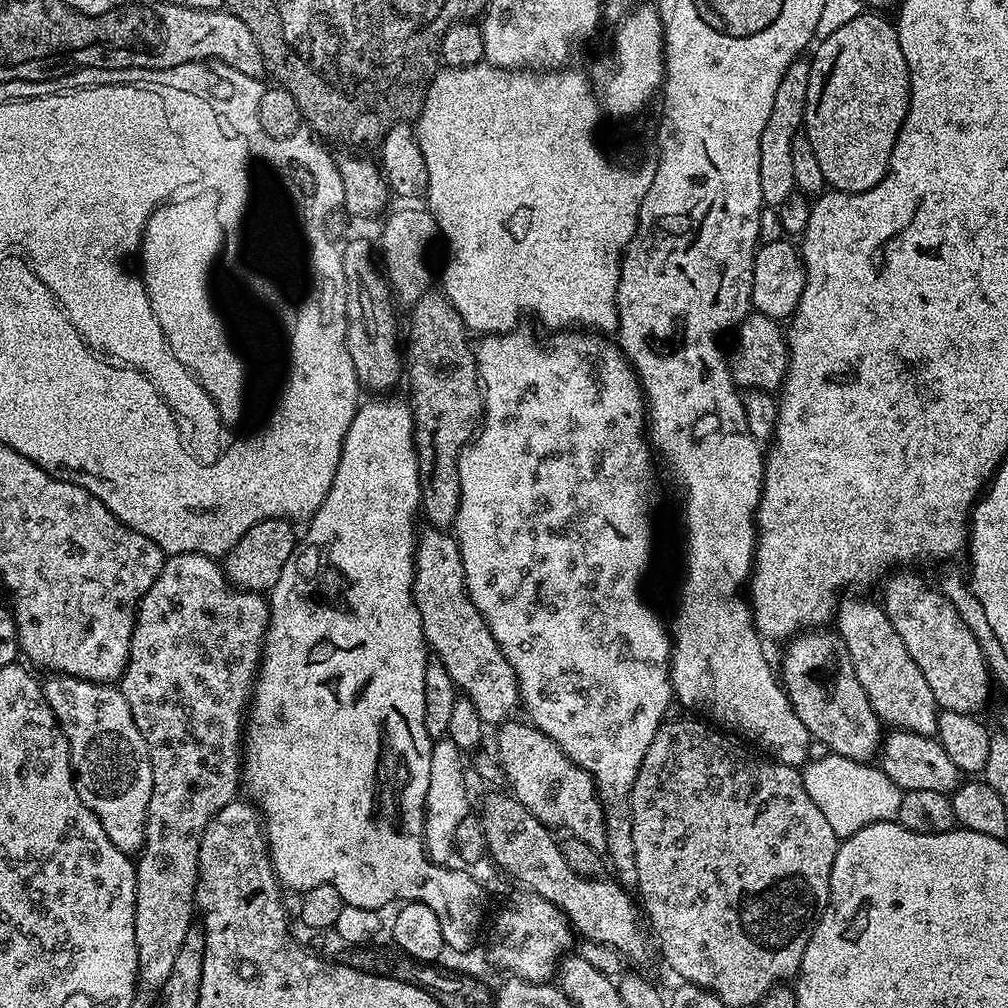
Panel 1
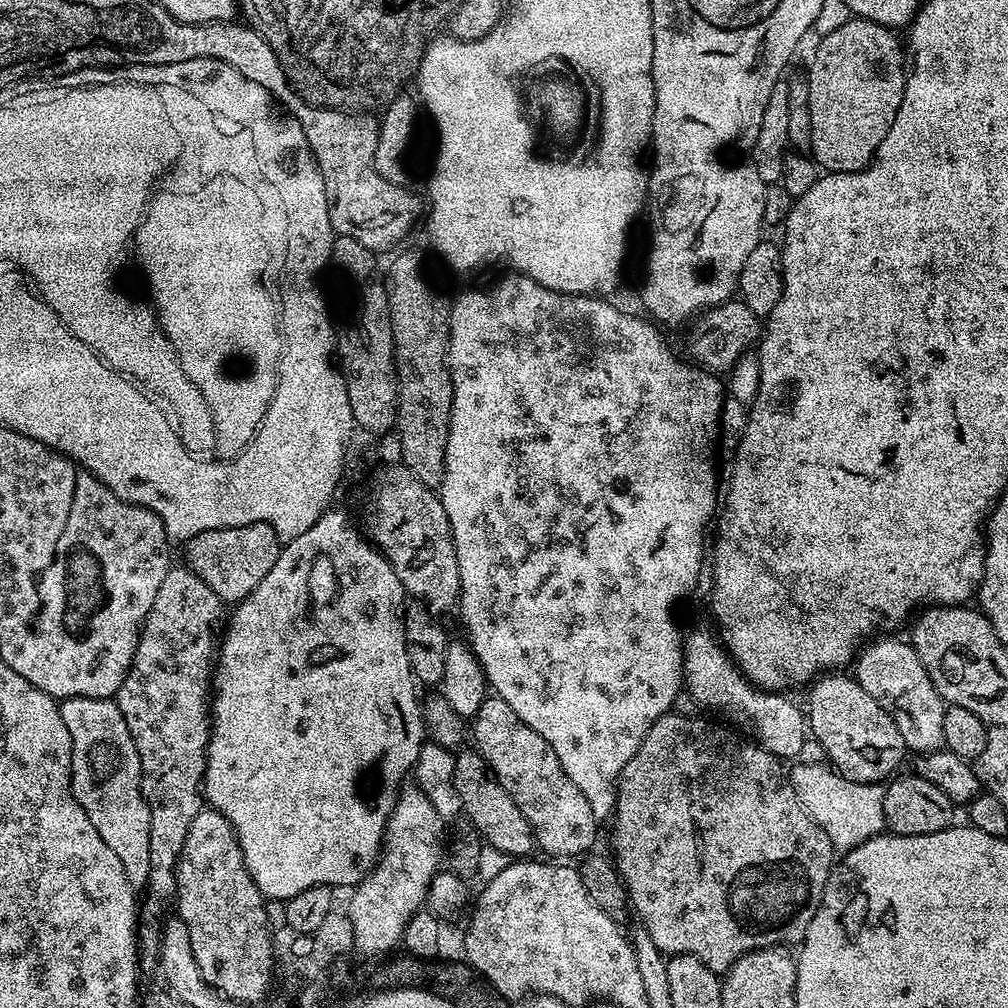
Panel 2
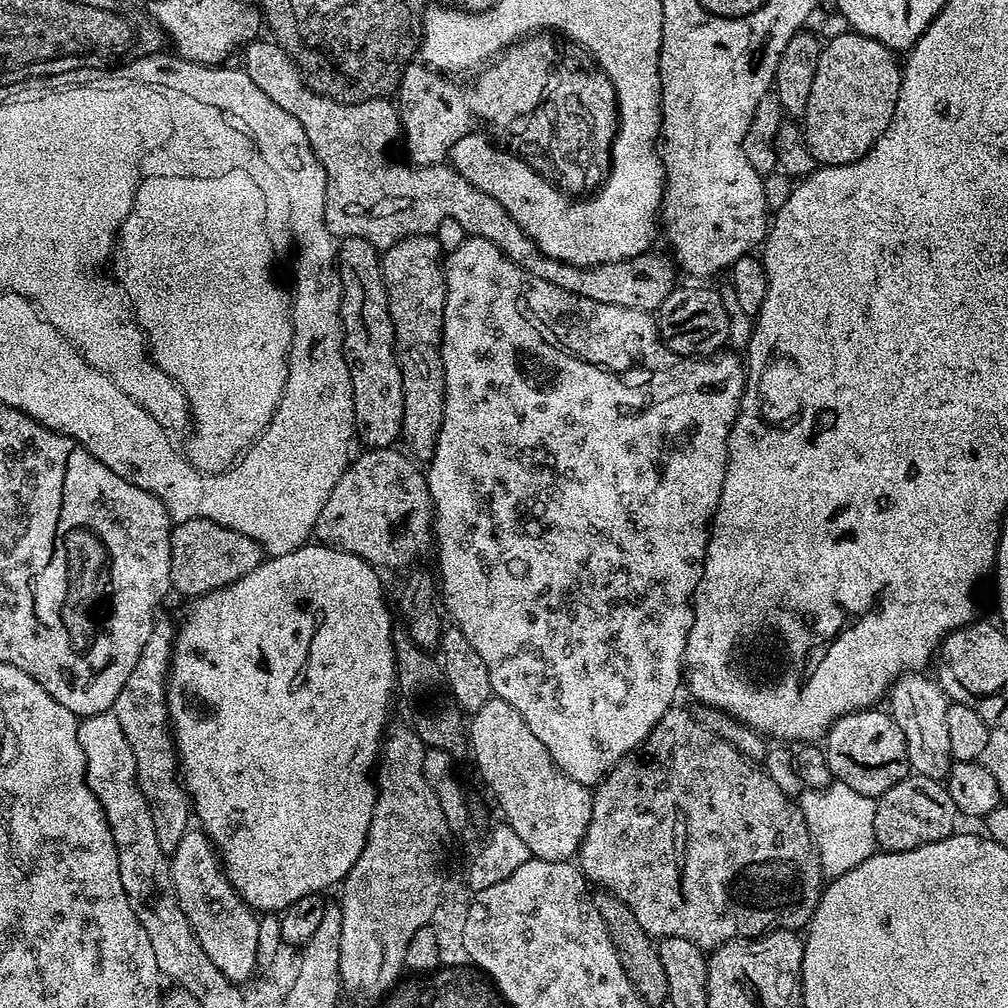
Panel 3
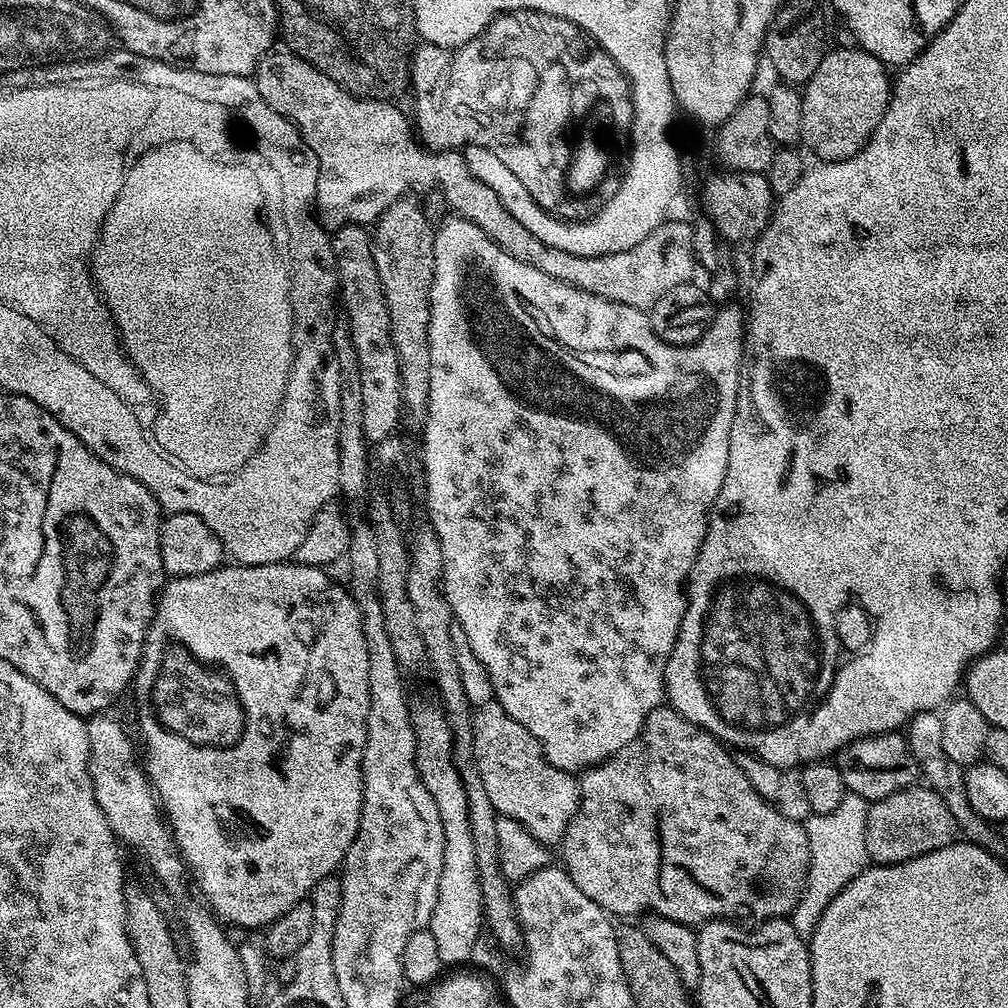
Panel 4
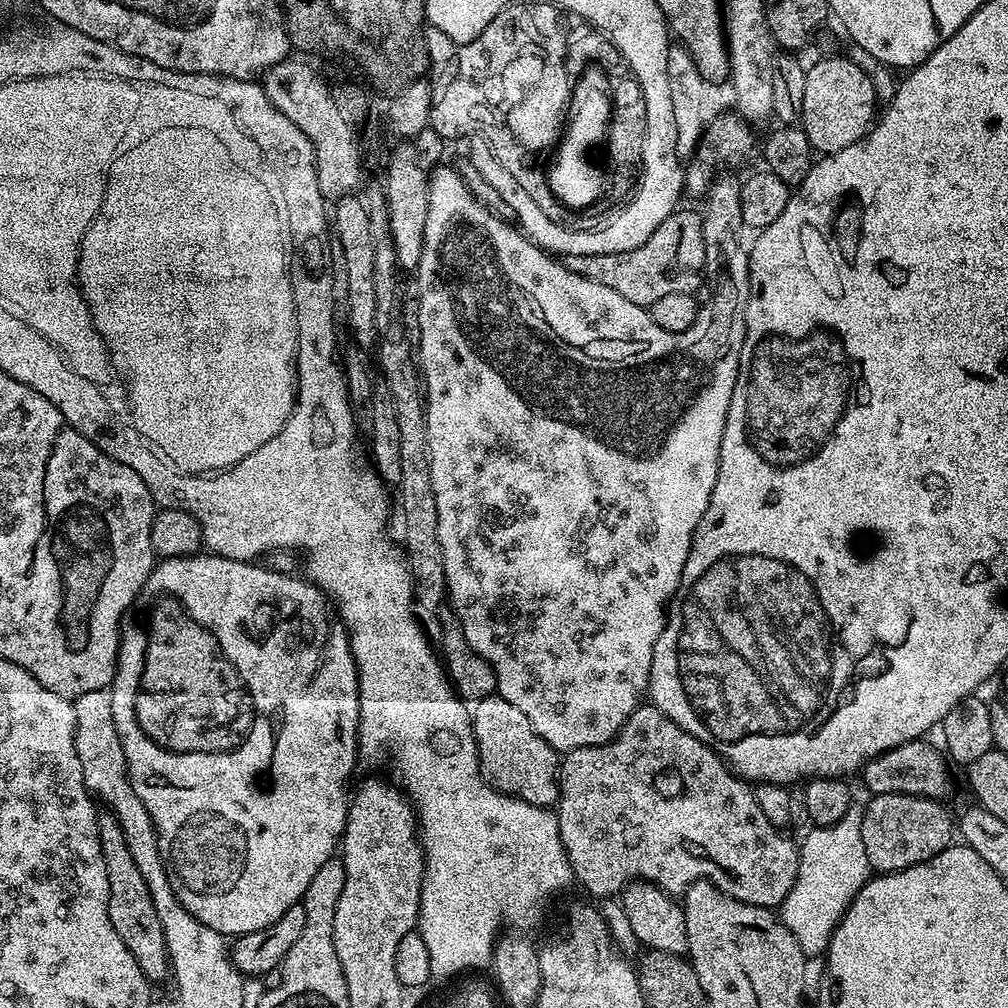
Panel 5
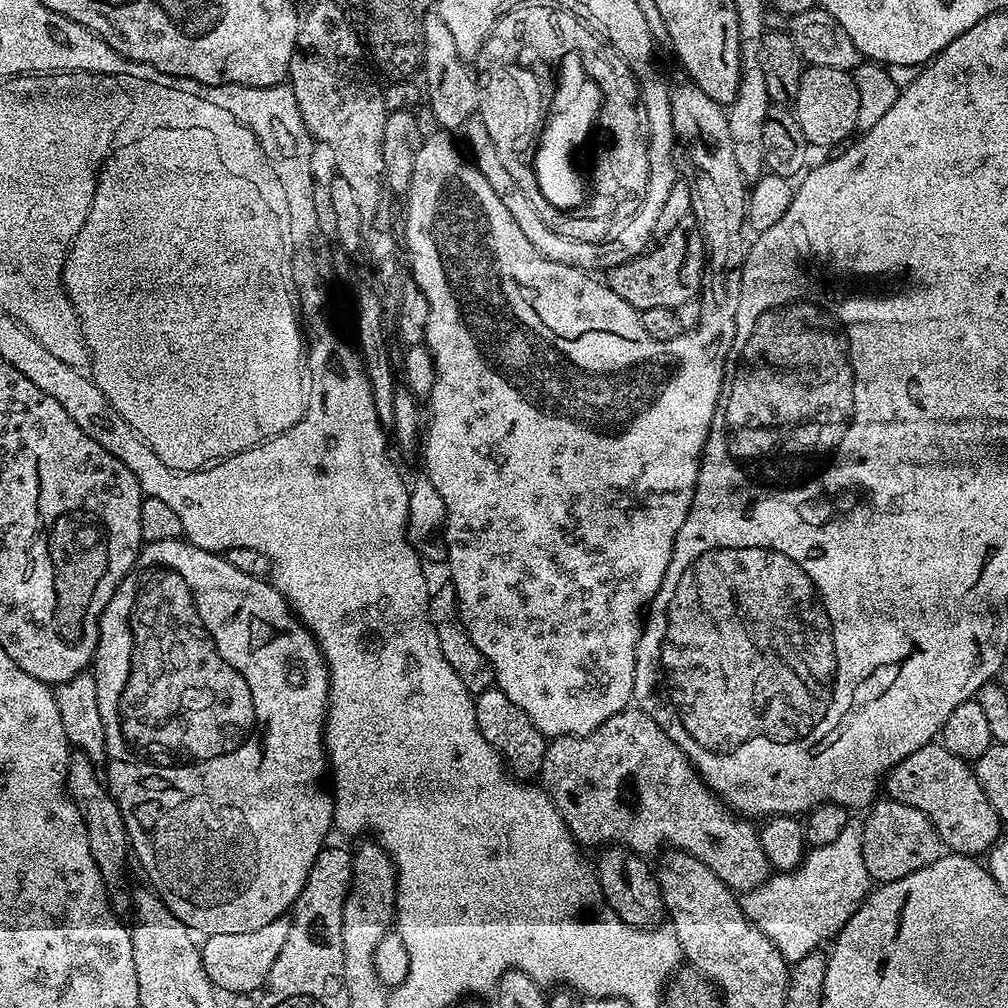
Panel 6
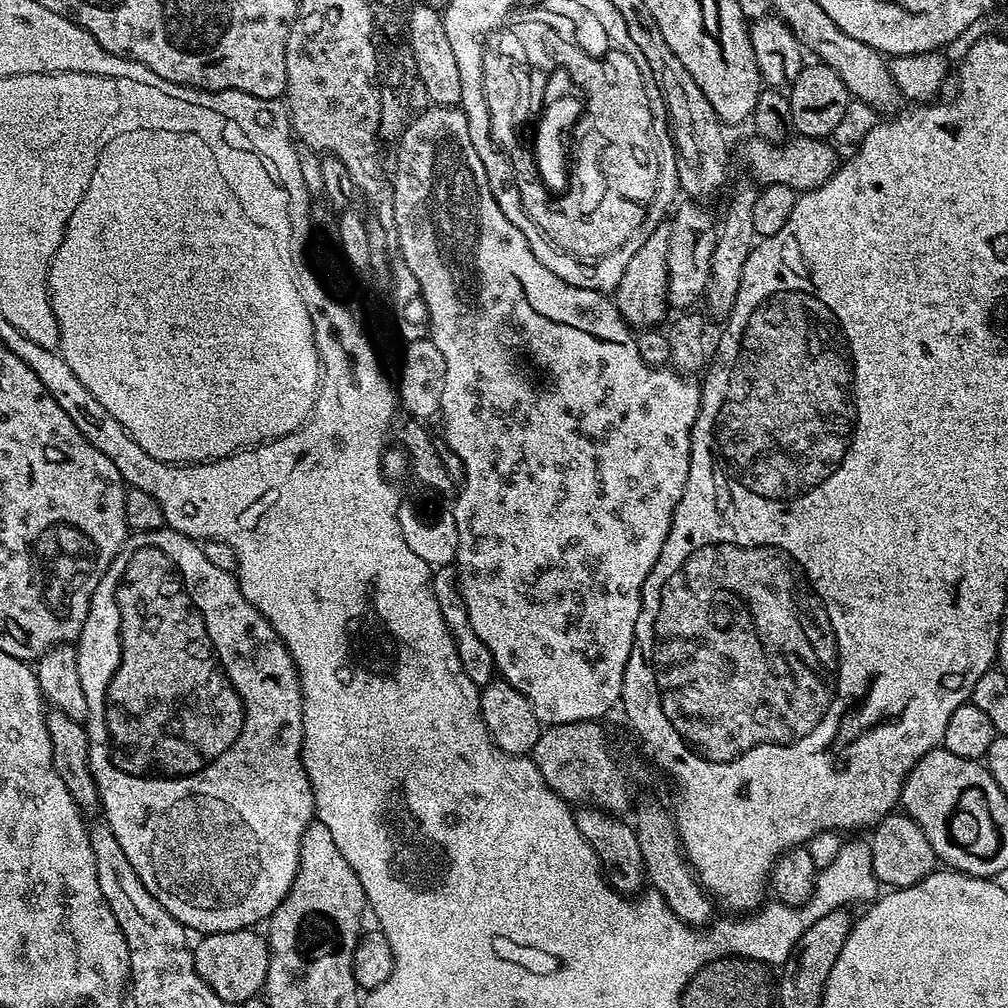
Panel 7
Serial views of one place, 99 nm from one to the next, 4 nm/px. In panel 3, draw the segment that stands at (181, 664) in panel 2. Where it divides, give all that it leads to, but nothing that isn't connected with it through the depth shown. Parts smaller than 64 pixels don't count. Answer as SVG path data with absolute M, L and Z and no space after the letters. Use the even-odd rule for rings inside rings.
M157 619L146 646L142 646L142 654L138 654L138 663L130 670L130 678L126 678L126 686L122 686L110 709L118 718L118 726L122 726L122 734L126 734L126 742L130 742L136 784L148 803L158 846L169 854L190 830L190 797L178 771L176 741L168 719L168 665L172 663L173 643L174 624Z

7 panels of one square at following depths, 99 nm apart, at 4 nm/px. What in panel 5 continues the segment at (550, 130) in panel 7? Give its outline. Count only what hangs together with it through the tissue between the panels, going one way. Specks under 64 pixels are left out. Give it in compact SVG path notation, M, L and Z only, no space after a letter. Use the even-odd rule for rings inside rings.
M599 65L585 67L572 88L571 102L556 156L547 169L548 188L559 203L568 210L586 210L606 188L606 176L592 162L590 152L605 141L612 119L612 91L607 71Z

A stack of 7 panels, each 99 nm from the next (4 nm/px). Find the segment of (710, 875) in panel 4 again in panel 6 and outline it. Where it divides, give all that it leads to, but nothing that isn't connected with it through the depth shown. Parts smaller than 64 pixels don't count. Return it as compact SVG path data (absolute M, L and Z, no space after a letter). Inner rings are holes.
M625 708L614 714L614 718L606 718L602 726L585 736L549 739L538 780L554 806L564 815L566 826L576 843L585 849L623 846L632 852L649 854L659 853L667 846L706 862L706 866L722 878L724 885L737 894L749 892L768 882L770 865L766 854L760 849L757 829L752 829L747 819L725 805L696 773L696 768L668 737L666 730L662 730L662 726L658 726L658 722L654 722L654 718L647 716L640 708Z

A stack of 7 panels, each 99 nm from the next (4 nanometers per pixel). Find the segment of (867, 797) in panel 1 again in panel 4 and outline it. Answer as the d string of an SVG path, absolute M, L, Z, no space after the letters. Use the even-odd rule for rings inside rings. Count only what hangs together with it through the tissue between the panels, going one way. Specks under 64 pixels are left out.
M848 792L830 814L812 814L809 815L809 820L803 821L806 838L812 847L812 857L804 896L790 917L799 936L811 937L826 906L830 906L832 899L869 867L870 861L866 850L866 818L869 803L866 798Z

